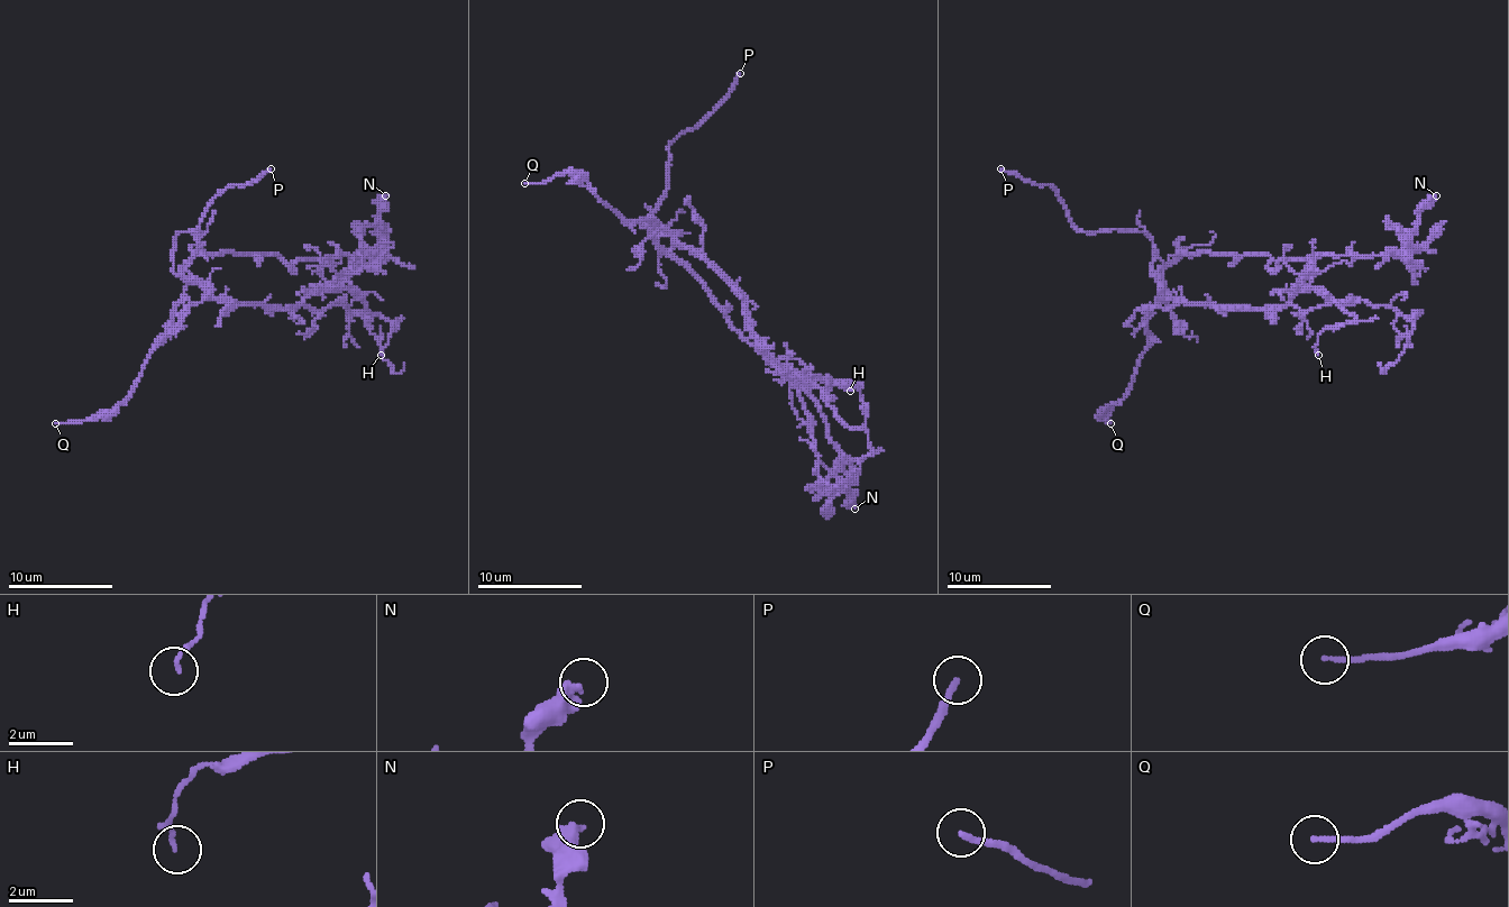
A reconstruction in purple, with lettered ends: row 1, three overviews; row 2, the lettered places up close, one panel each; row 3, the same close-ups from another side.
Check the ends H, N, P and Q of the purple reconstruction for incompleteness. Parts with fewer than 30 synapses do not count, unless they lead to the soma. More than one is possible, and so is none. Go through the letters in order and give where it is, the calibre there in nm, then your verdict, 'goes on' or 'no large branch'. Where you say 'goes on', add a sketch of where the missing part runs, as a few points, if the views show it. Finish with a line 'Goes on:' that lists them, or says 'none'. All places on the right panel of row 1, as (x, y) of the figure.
H: at (1318, 355); 130 nm thick; no large branch
N: at (1436, 195); 340 nm thick; no large branch
P: at (1000, 168); 190 nm thick; goes on
Q: at (1110, 423); 150 nm thick; no large branch
Goes on: P

